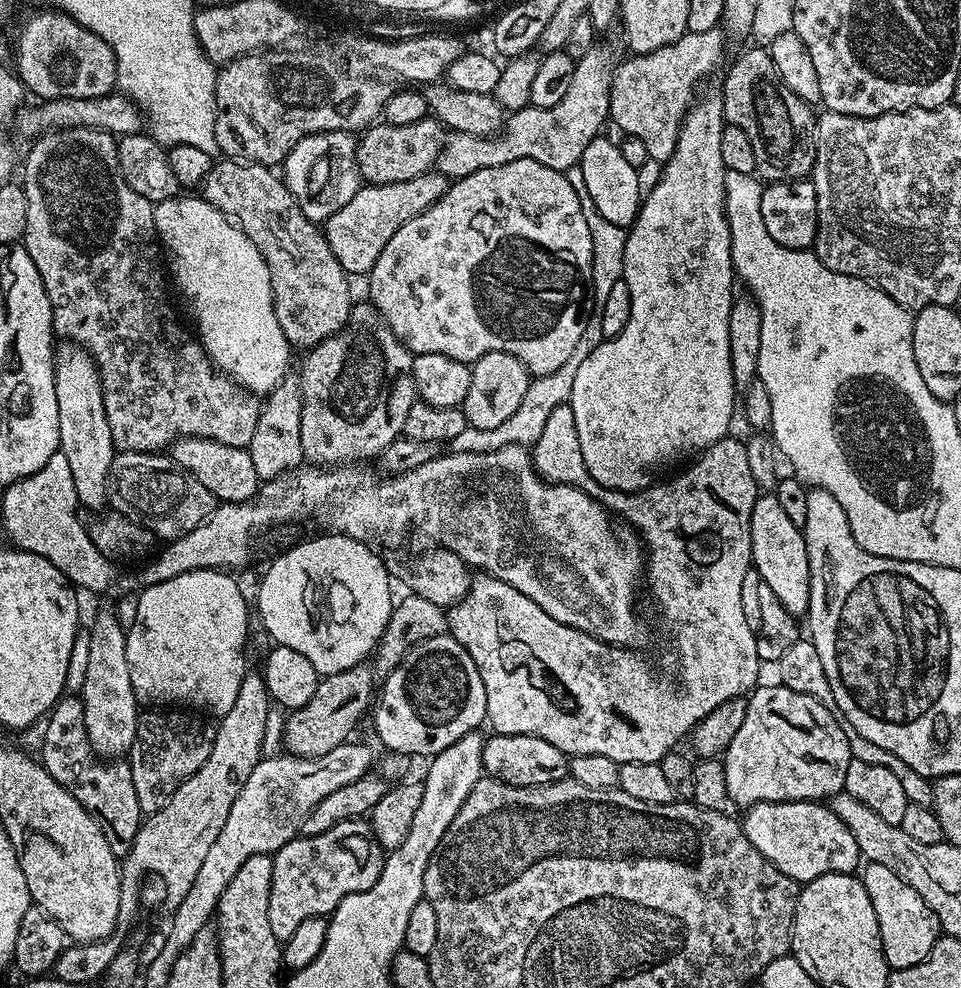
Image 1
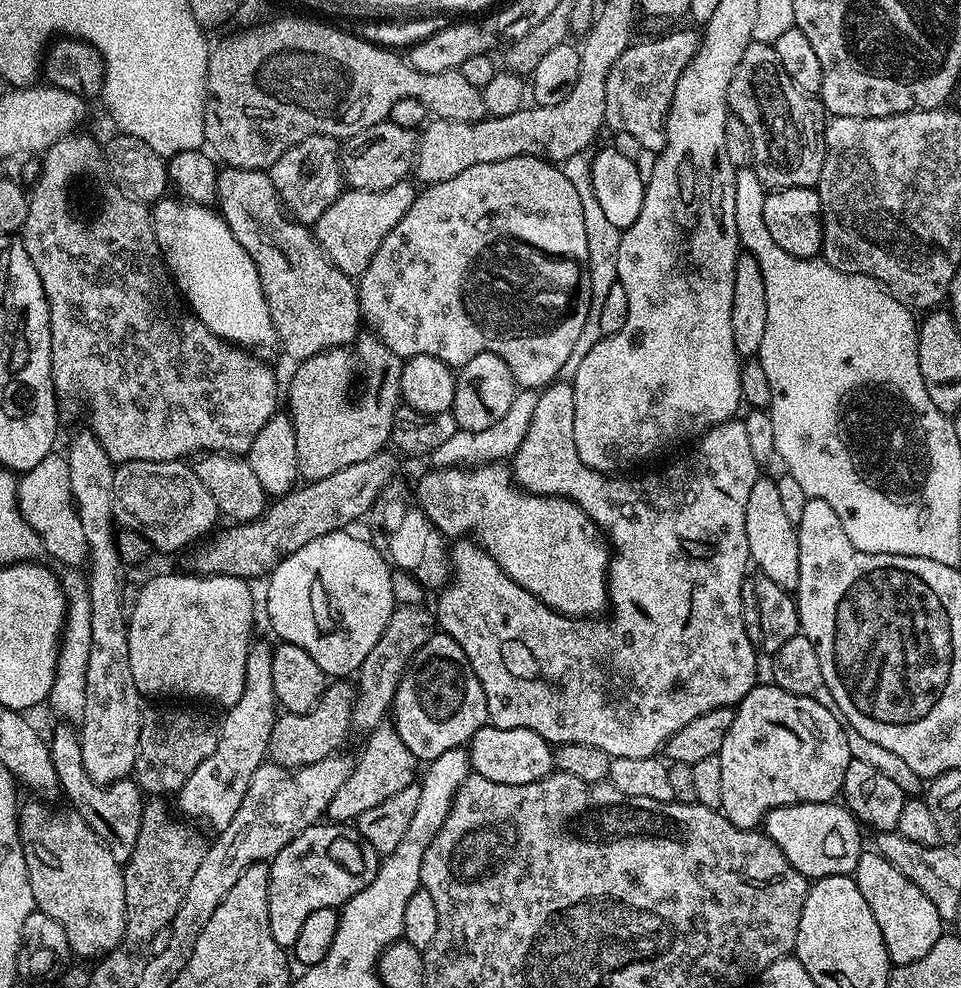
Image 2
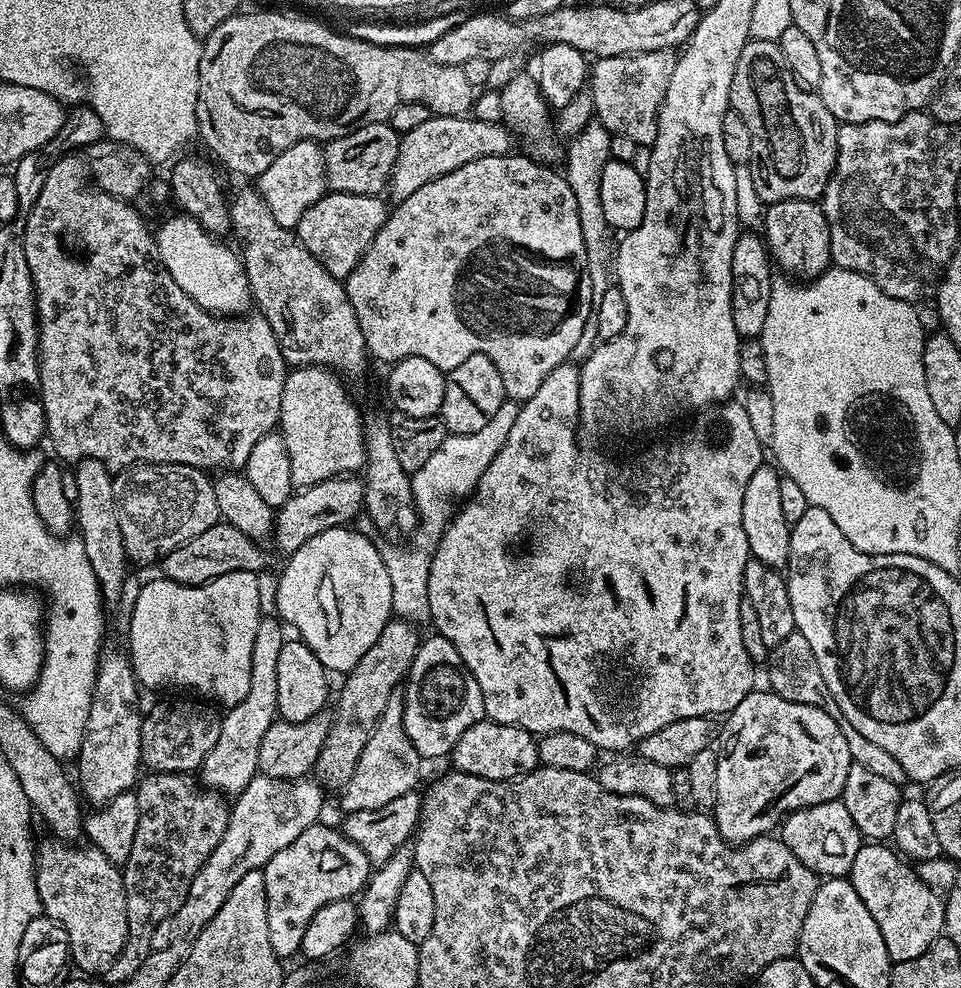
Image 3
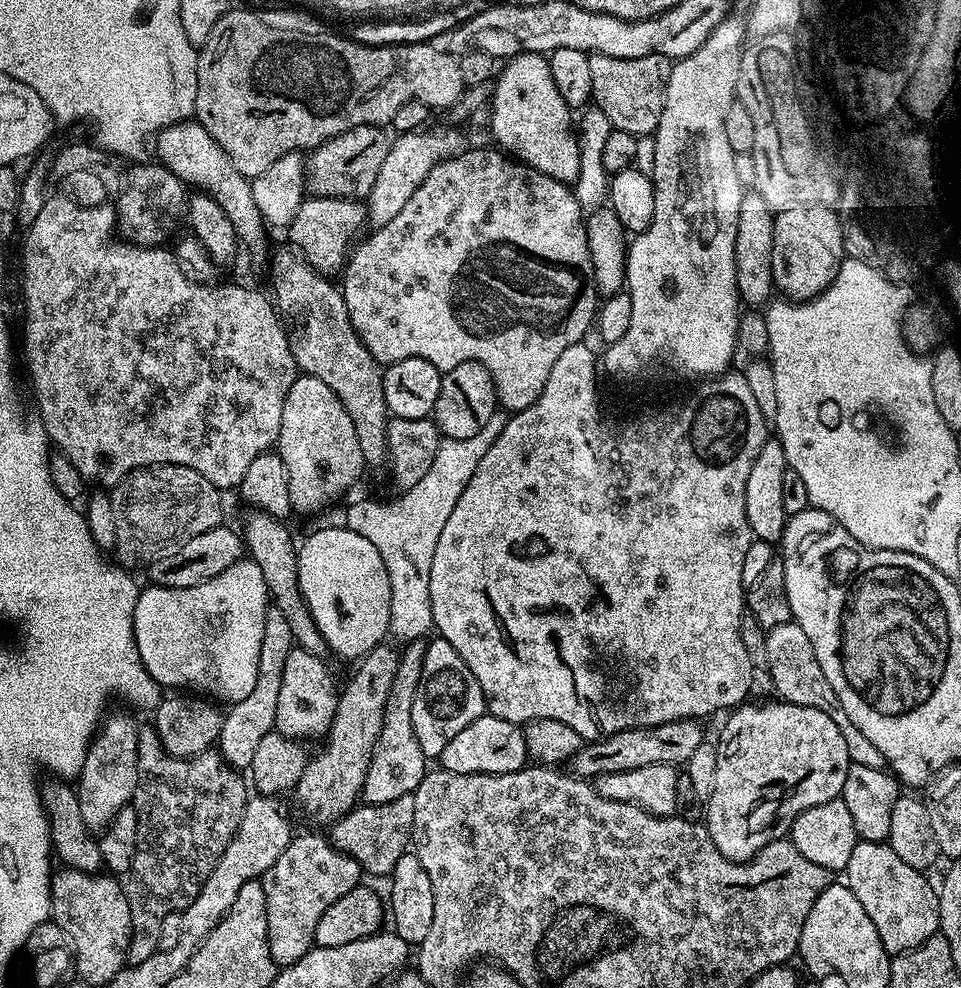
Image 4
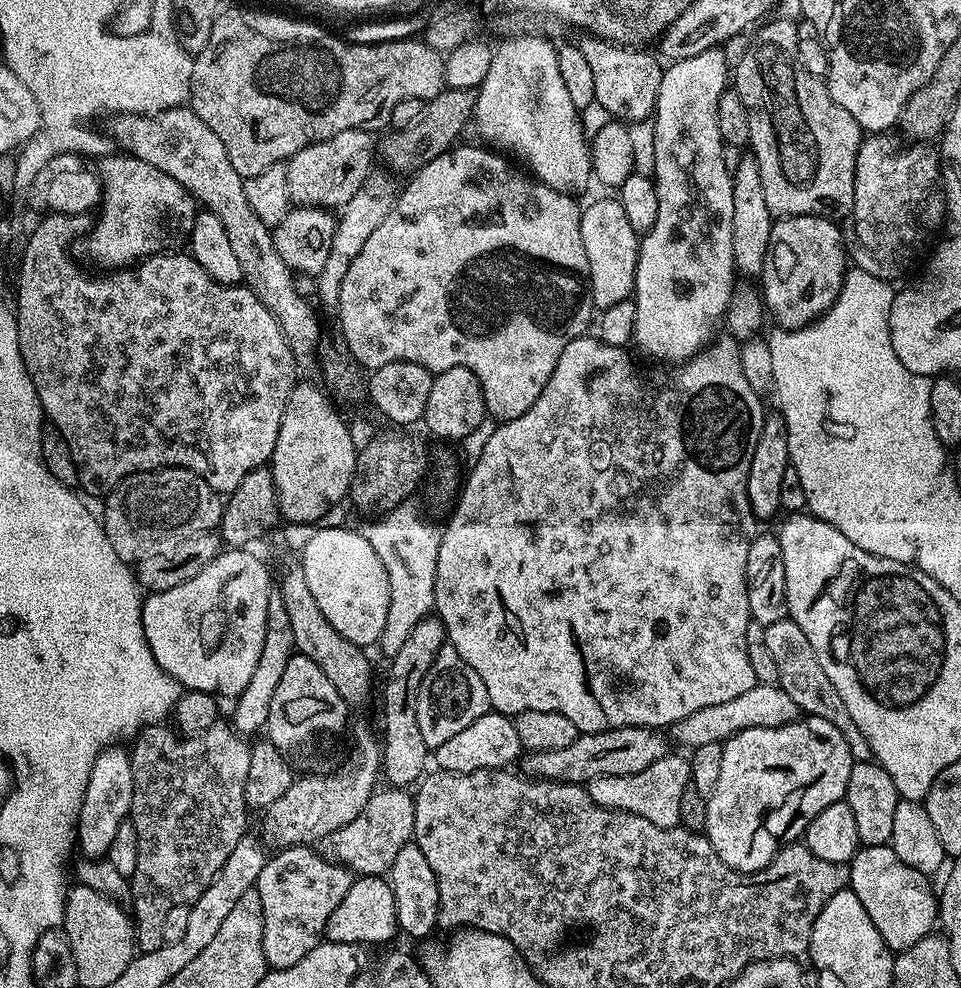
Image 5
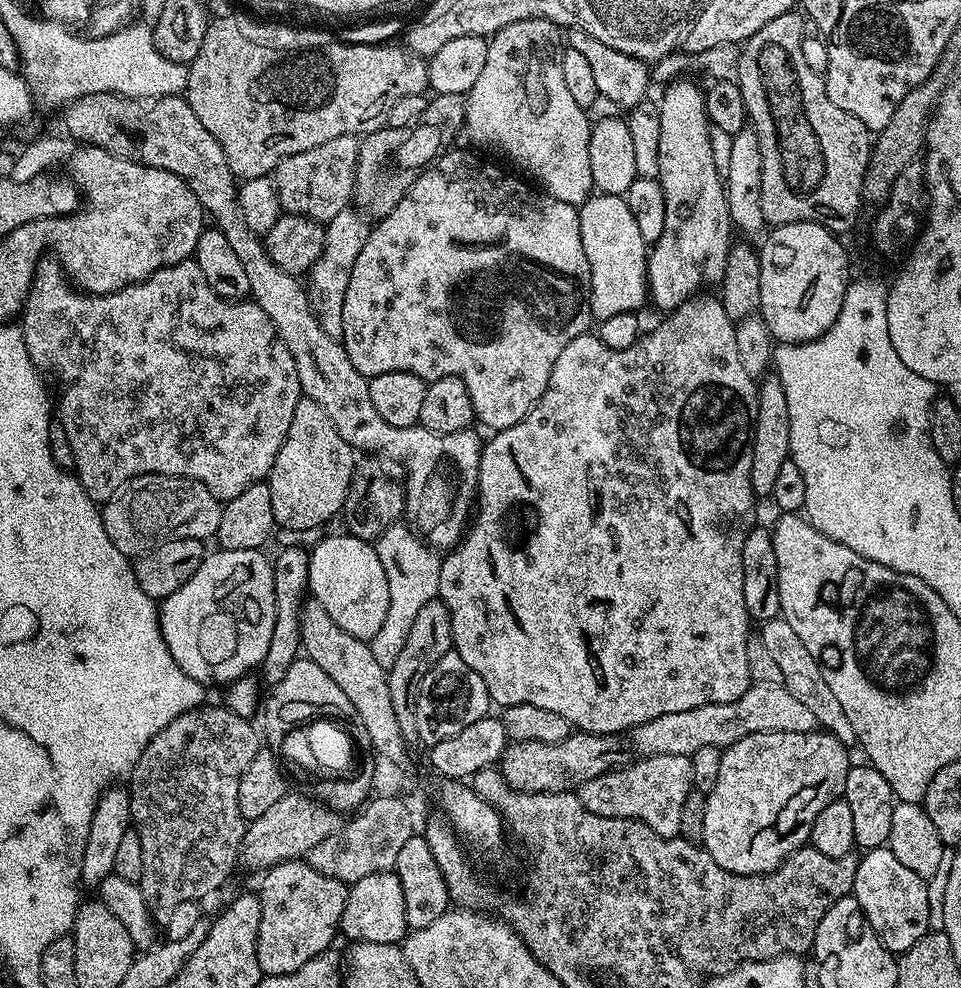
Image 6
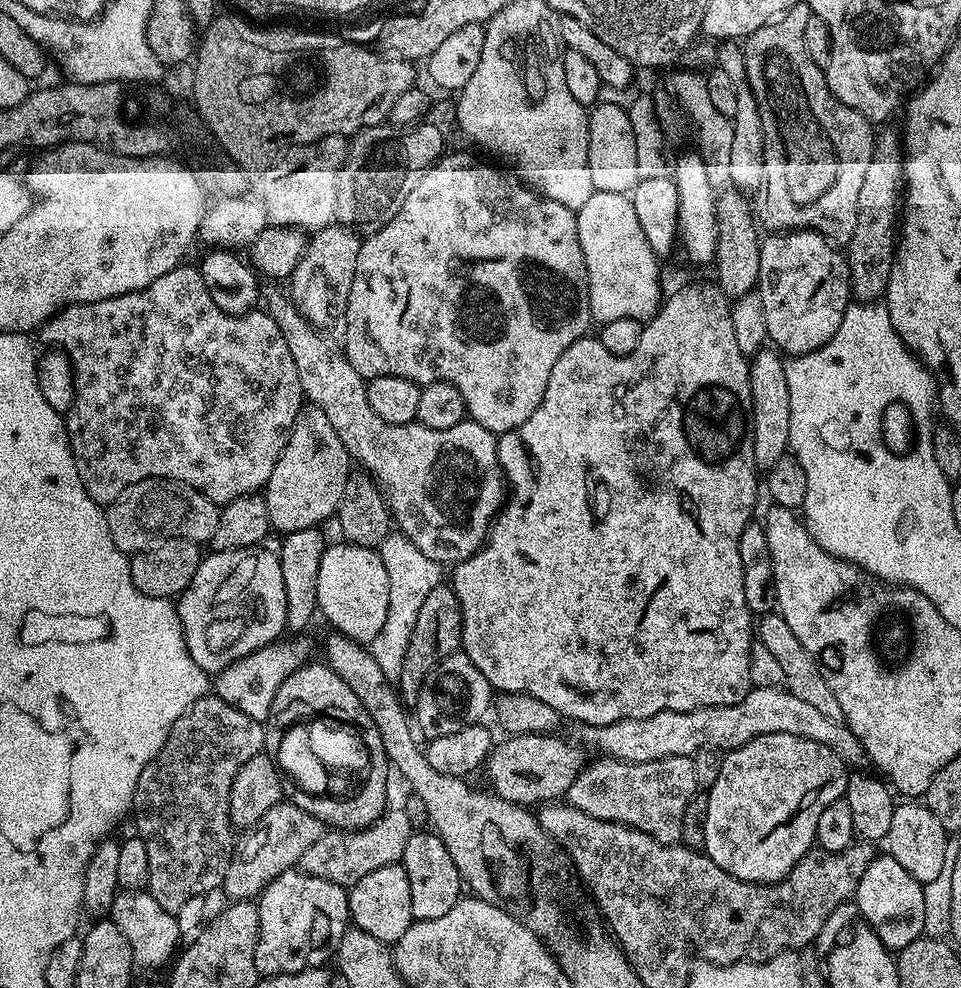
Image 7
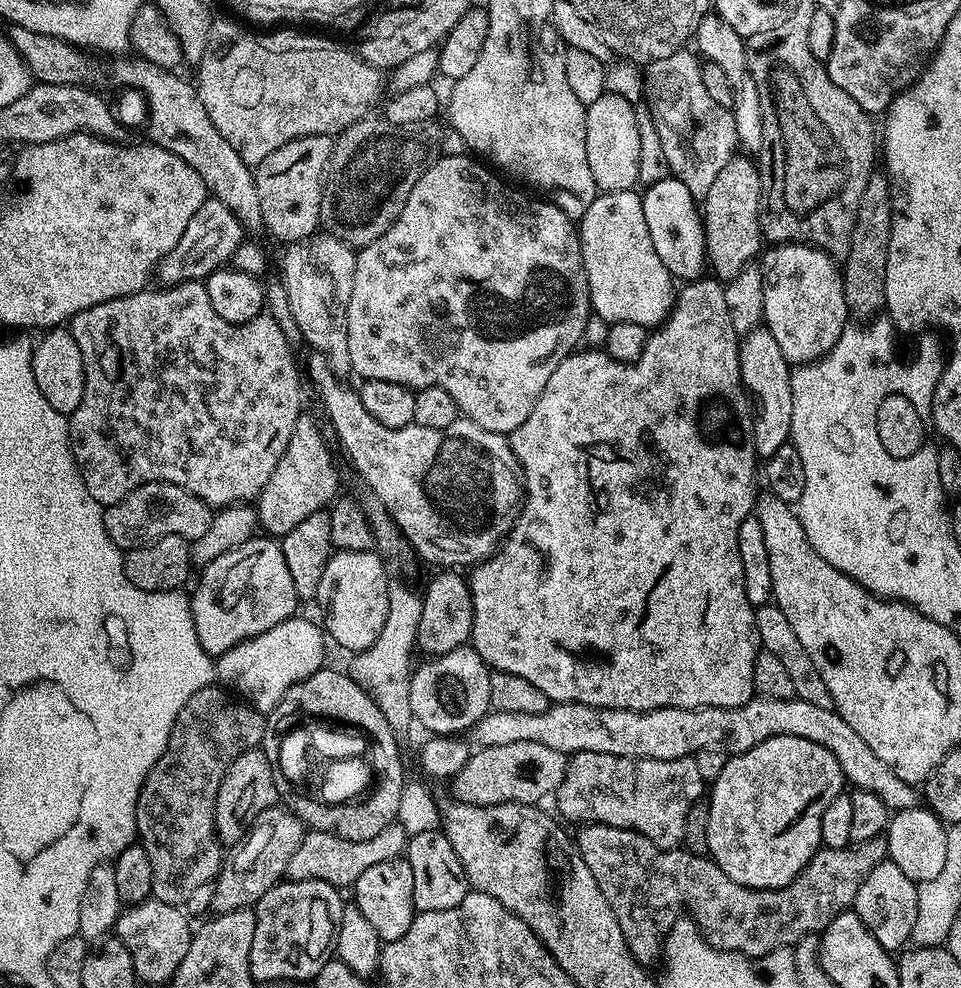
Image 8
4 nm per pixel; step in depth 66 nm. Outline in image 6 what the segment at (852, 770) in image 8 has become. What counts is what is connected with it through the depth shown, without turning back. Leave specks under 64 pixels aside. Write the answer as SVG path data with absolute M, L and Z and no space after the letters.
M754 682L734 702L722 702L721 704L707 704L698 706L694 710L678 710L678 714L662 714L662 718L650 718L650 722L642 722L631 729L630 748L637 757L657 756L658 754L682 754L694 755L702 746L714 746L725 749L728 745L746 738L750 734L762 734L763 732L789 732L790 734L802 734L803 732L815 732L818 725L814 714L800 699L794 698L786 686L778 682Z

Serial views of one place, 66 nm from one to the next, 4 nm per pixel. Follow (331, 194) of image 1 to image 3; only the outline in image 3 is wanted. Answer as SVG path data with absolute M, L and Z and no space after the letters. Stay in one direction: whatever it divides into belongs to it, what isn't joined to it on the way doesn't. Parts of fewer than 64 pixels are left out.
M315 140L294 142L290 150L282 150L270 166L258 178L260 197L270 206L270 214L274 214L274 222L289 230L295 229L296 224L326 194L328 175L324 169L324 149Z

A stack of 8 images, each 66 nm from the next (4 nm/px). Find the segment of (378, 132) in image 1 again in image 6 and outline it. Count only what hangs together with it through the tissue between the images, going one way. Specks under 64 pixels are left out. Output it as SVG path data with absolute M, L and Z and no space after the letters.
M339 136L330 138L330 142L322 142L322 146L314 146L314 150L302 150L287 156L274 173L281 209L294 216L327 222L334 218L334 214L349 207L356 186L359 149L360 140L357 137Z

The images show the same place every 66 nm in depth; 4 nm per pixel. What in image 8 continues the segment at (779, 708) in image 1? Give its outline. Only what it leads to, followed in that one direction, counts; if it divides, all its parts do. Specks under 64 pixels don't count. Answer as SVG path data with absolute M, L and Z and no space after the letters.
M775 736L758 742L745 752L729 755L722 774L710 784L710 830L707 855L734 882L743 888L781 888L790 882L819 848L822 814L836 796L845 791L846 781L838 758L806 738Z

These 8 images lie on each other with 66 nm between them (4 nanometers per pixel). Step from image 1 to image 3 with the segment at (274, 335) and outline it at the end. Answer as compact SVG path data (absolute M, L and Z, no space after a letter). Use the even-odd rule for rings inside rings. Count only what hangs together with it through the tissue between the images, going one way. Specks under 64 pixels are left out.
M175 214L169 220L160 224L160 229L155 229L156 254L160 267L198 302L208 312L217 316L235 317L249 311L252 291L248 288L248 276L244 273L244 261L236 256L224 245L223 239L217 238L198 223L194 218L183 214ZM200 288L206 295L212 296L207 300L200 293ZM249 304L249 308L248 308Z

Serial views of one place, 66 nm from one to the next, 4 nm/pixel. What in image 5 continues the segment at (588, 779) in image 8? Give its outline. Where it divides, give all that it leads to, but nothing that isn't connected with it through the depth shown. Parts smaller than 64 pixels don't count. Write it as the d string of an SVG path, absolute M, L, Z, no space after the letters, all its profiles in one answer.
M675 754L658 758L646 770L638 770L638 774L625 776L599 776L586 785L588 796L598 806L606 806L610 810L622 810L630 814L638 814L638 818L646 818L646 822L654 822L654 826L674 828L680 824L682 810L682 794L692 782L692 765Z

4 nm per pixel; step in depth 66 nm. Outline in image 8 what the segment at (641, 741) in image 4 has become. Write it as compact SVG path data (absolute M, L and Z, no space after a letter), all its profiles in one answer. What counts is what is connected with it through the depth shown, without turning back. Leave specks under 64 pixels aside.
M506 742L506 746L490 746L489 748L477 747L475 751L469 755L466 766L462 766L462 770L458 770L458 774L453 776L450 781L452 787L451 795L457 800L466 802L467 804L477 804L478 806L494 806L495 804L535 804L539 805L540 800L544 800L553 795L556 789L560 787L562 778L566 774L566 766L568 765L569 757L565 753L558 750L552 750L550 746L542 746L542 742Z

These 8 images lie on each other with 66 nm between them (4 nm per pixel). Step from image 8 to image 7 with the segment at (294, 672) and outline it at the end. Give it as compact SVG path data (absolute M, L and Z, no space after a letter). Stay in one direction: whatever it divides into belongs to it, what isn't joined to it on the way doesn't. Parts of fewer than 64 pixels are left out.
M281 638L275 644L267 644L250 654L246 658L238 658L226 670L215 673L214 695L224 702L230 702L230 706L242 710L250 718L260 723L267 723L270 706L274 702L274 694L278 694L278 686L294 674L301 664L305 663L304 644L300 638L287 640Z

